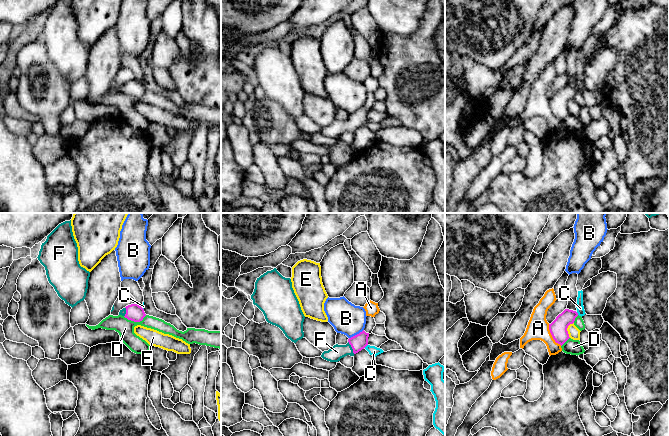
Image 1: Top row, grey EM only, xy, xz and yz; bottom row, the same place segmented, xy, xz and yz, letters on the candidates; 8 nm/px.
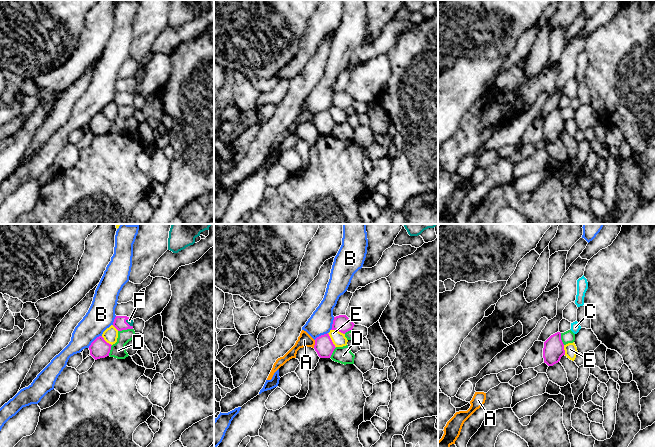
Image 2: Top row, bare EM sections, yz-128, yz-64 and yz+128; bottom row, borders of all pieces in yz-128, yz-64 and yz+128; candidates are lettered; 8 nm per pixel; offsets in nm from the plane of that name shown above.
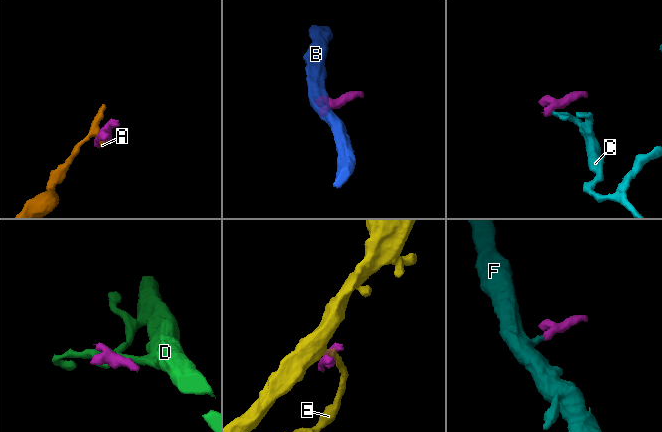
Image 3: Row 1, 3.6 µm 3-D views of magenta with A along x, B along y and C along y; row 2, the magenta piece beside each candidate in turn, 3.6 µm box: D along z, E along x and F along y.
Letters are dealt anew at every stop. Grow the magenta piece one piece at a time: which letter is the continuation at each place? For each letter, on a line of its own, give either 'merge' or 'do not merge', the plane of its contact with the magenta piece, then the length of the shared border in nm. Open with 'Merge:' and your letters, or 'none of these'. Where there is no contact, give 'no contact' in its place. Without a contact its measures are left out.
Merge: F
A: do not merge; meets magenta in yz; contact 200 nm long
B: do not merge; meets magenta in xz; contact 140 nm long
C: do not merge; meets magenta in xz; contact 40 nm long
D: do not merge; meets magenta in xy; contact 190 nm long
E: do not merge; meets magenta in yz; contact 130 nm long
F: merge; meets magenta in xz; contact 120 nm long

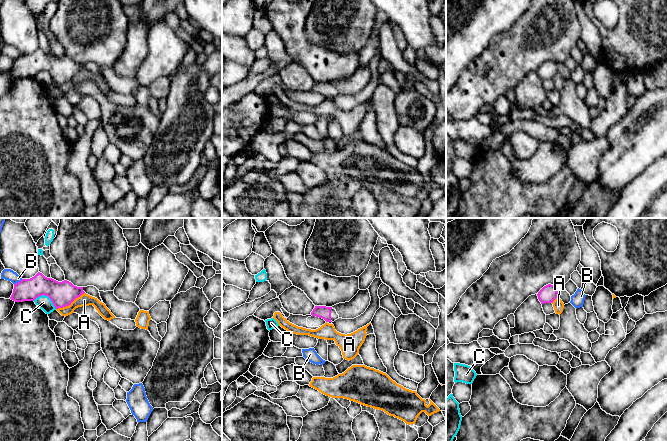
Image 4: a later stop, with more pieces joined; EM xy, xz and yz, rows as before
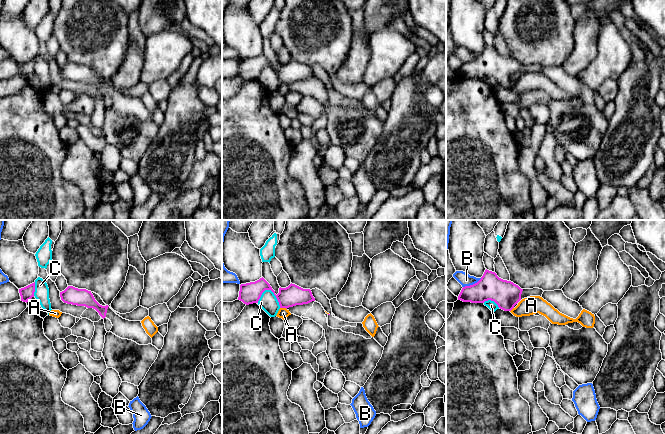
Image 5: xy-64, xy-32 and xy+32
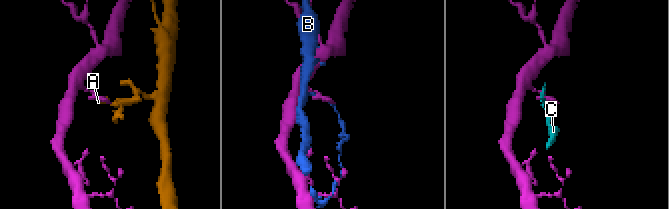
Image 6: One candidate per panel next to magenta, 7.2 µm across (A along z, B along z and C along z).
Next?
Merge: none of these
A: do not merge; meets magenta in xy; contact 280 nm long
B: do not merge; meets magenta in xy; contact 80 nm long
C: do not merge; meets magenta in xy; contact 200 nm long

